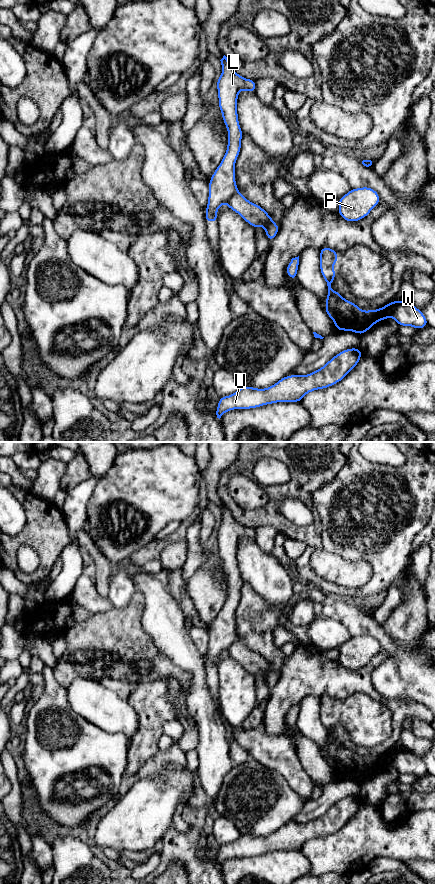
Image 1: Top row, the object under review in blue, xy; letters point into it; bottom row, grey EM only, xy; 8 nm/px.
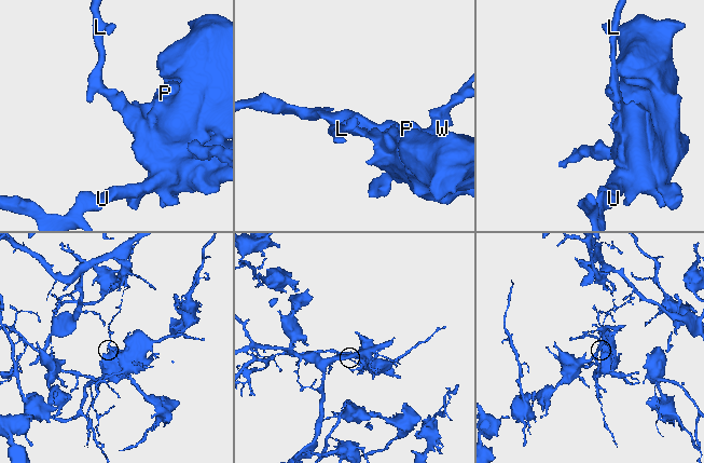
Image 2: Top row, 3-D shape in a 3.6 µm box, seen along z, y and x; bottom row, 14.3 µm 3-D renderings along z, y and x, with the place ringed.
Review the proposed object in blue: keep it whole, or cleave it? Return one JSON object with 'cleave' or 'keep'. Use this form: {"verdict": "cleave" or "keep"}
{"verdict": "cleave"}

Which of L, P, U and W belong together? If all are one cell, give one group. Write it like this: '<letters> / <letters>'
L / P U W

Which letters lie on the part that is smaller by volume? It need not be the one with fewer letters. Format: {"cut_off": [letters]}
{"cut_off": ["L"]}

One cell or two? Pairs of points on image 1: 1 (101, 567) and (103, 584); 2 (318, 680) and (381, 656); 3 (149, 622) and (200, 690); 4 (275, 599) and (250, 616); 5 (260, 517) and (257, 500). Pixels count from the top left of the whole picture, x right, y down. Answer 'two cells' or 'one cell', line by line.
1: one cell
2: one cell
3: one cell
4: two cells
5: two cells

